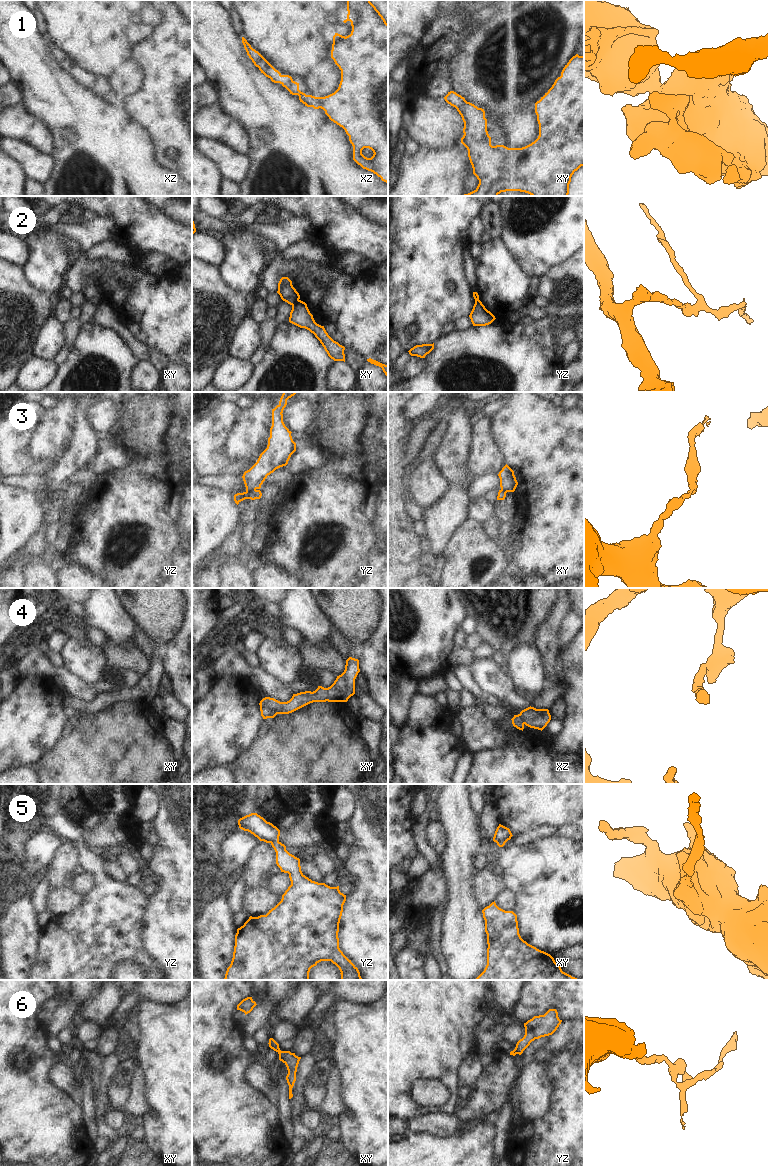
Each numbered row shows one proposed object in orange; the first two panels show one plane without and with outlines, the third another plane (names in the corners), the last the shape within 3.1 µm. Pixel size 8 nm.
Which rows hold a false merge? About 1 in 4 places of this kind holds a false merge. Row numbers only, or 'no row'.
2, 3, 6

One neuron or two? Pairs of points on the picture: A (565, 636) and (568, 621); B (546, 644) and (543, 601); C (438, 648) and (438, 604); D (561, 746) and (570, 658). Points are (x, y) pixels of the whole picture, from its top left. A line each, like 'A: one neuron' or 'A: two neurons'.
A: one neuron
B: two neurons
C: one neuron
D: two neurons

